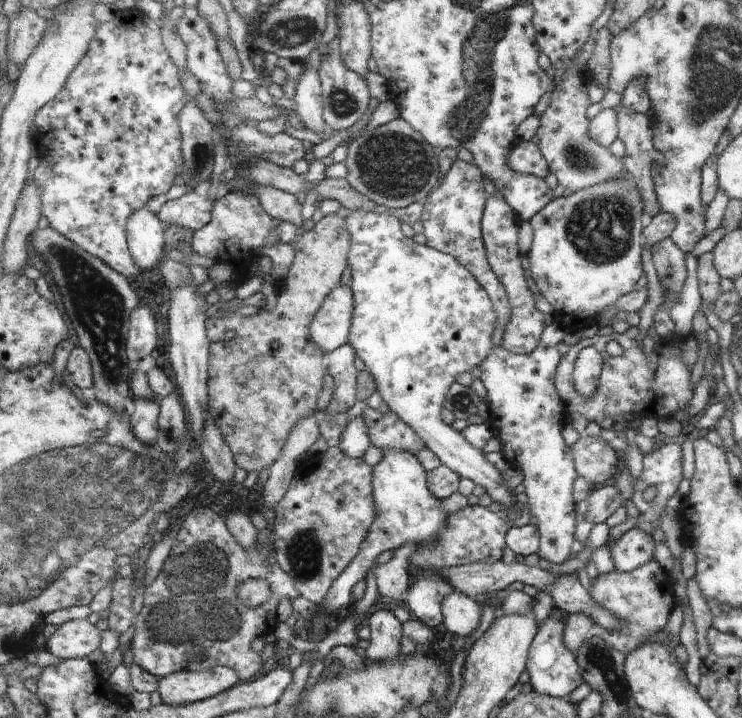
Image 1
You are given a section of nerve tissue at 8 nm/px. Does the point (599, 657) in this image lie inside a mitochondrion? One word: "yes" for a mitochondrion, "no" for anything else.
yes

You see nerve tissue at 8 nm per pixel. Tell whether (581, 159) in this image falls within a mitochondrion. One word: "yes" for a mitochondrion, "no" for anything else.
yes

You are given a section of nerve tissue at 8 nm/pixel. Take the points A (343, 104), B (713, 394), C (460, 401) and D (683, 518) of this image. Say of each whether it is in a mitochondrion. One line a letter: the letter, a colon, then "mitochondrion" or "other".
A: mitochondrion
B: other
C: mitochondrion
D: other

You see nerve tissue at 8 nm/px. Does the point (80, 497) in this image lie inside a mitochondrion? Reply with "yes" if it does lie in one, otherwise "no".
yes

